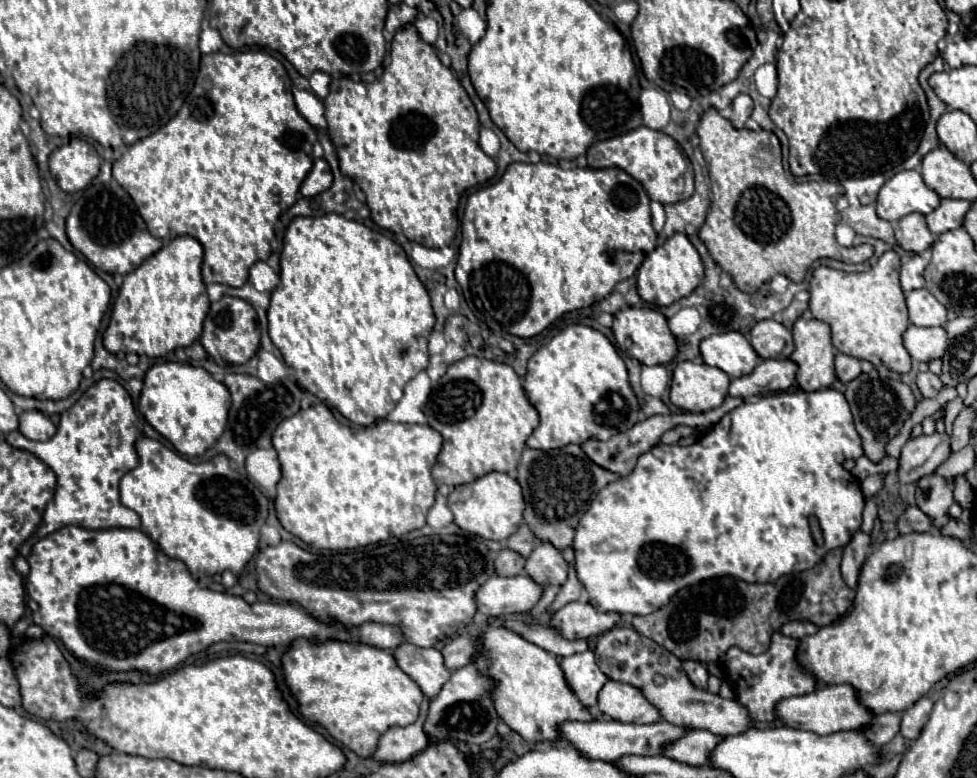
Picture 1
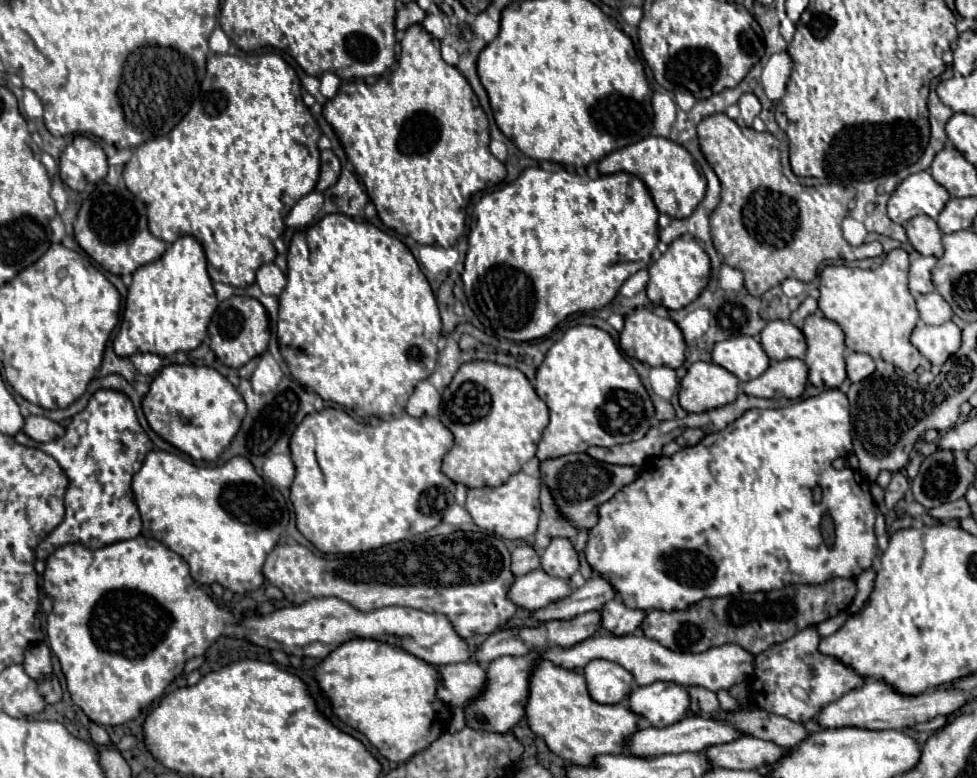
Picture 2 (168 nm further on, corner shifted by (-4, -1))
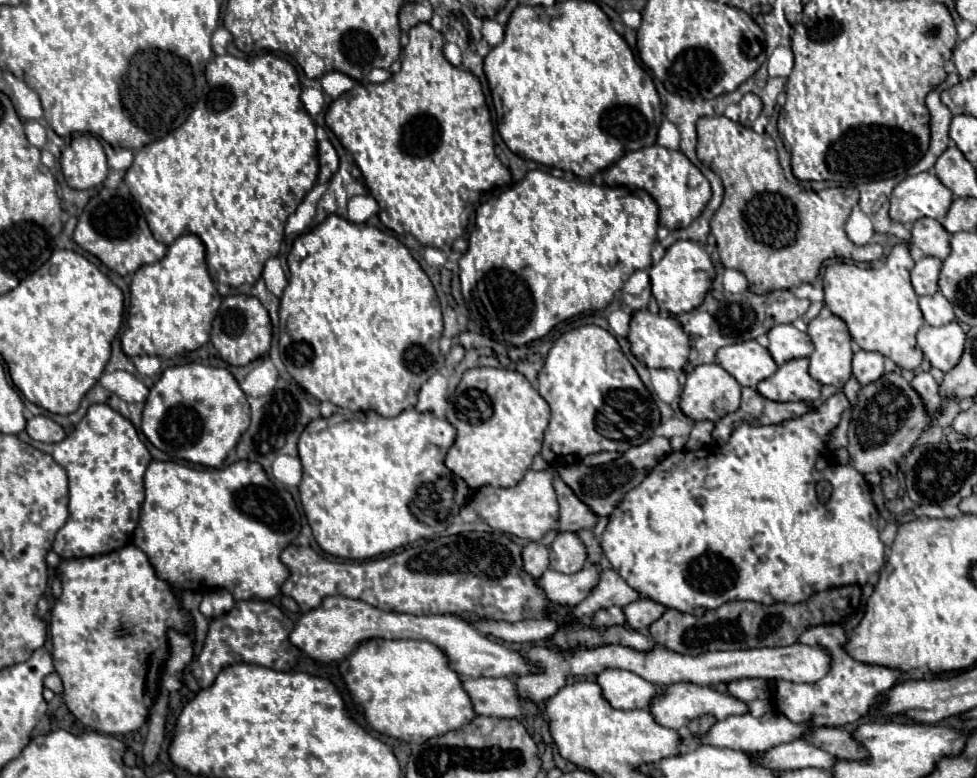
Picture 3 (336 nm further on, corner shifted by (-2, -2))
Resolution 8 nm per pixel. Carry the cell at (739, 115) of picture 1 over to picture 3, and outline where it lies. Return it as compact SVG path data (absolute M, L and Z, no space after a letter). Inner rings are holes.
M746 94L740 100L740 108L742 108L742 112L740 112L740 124L742 126L752 126L754 120L762 112L762 100L756 94Z

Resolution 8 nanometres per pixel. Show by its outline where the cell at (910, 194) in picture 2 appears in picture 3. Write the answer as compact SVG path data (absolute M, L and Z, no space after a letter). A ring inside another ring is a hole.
M920 172L902 180L890 198L890 218L906 224L918 218L942 218L950 208L954 194L932 174Z

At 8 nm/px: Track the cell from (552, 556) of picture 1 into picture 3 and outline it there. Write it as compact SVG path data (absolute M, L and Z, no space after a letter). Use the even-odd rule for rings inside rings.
M562 532L550 548L550 566L562 574L574 574L584 568L588 558L586 546L576 532Z

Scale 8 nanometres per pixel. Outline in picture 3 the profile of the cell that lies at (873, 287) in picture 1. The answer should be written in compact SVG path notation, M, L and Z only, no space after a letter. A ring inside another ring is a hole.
M896 244L886 257L868 263L836 262L826 268L824 294L826 308L840 316L862 350L880 352L894 360L900 368L914 370L922 364L924 354L916 346L916 332L924 318L918 308L918 294L910 284L910 270L914 260L910 258L906 244Z

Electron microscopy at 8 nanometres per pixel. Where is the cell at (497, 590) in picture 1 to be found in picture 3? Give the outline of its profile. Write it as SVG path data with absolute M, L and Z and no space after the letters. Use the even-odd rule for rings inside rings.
M586 564L580 572L570 576L548 568L538 582L554 604L576 606L594 590L594 586L598 584L600 572L602 572L600 564Z

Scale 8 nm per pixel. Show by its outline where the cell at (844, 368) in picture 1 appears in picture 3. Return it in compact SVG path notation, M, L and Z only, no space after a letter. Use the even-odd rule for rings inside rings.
M858 350L852 360L852 372L858 378L858 382L866 386L866 382L876 382L886 372L884 362L886 358L878 352Z

